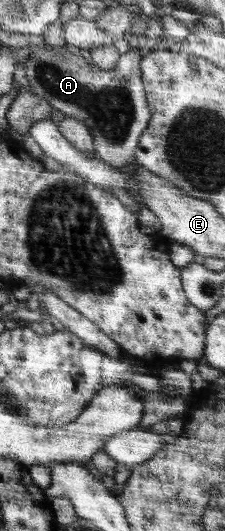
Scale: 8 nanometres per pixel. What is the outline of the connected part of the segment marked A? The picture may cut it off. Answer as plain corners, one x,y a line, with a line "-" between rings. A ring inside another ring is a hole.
133,46
110,70
99,69
92,61
70,52
34,51
22,65
35,94
47,99
56,110
83,122
90,130
98,158
112,166
134,163
139,136
151,118
141,79
140,60
145,51

